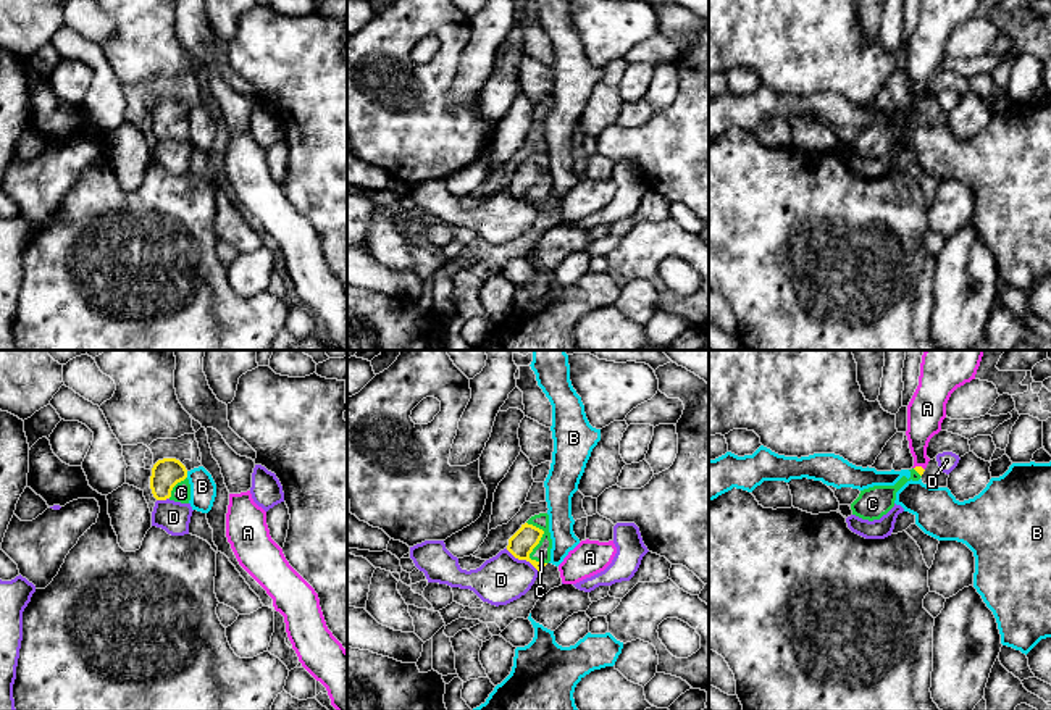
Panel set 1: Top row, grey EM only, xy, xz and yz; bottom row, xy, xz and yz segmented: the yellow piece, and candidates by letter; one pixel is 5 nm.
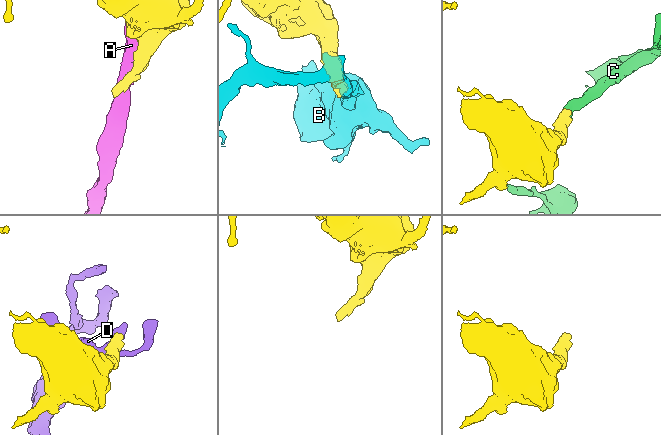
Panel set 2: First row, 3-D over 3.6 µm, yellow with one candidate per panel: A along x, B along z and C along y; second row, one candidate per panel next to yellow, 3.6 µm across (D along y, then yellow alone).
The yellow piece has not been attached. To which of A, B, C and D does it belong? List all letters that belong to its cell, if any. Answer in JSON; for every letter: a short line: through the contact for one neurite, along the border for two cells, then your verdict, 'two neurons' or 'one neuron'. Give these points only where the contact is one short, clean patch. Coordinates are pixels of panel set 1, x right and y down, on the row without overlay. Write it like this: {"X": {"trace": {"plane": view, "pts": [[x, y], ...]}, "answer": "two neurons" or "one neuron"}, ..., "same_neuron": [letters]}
{"A": {"answer": "two neurons"}, "B": {"trace": {"plane": "xy", "pts": [[186, 110], [188, 115]]}, "answer": "two neurons"}, "C": {"trace": {"plane": "xz", "pts": [[527, 176], [538, 181], [541, 191]]}, "answer": "one neuron"}, "D": {"trace": {"plane": "xz", "pts": [[506, 187], [515, 196], [528, 199], [538, 208]]}, "answer": "two neurons"}, "same_neuron": ["C"]}

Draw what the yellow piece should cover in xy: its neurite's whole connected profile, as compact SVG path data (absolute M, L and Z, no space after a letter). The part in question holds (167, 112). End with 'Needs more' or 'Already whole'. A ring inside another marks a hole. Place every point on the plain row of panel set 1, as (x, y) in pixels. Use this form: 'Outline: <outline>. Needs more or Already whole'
Outline: M176 97L158 98L152 106L150 127L157 139L189 142L191 123L186 105Z. Needs more

